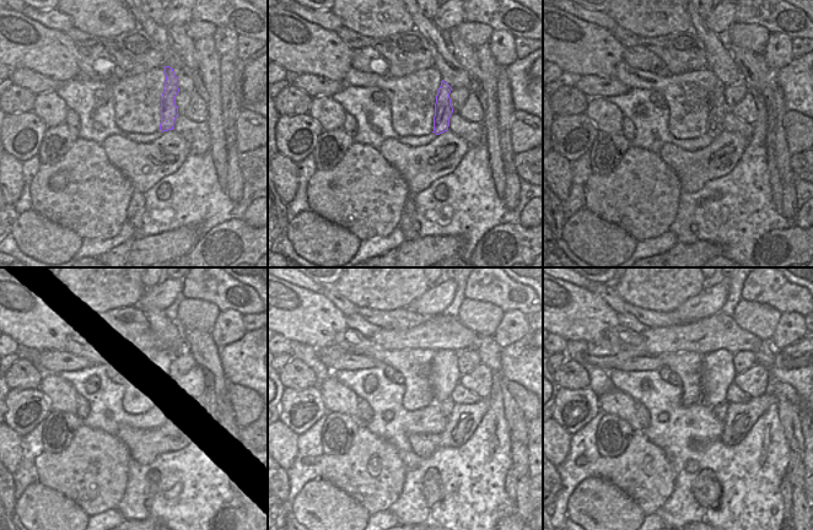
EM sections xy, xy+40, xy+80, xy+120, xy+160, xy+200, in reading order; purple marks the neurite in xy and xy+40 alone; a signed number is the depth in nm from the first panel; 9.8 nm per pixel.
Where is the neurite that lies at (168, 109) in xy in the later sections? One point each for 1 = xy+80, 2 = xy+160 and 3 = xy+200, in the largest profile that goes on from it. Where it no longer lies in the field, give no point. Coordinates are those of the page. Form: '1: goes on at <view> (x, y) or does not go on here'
1: goes on at xy+80 (719, 108)
2: goes on at xy+160 (446, 406)
3: goes on at xy+200 (720, 410)

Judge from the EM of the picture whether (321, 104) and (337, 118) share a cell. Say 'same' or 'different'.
same

